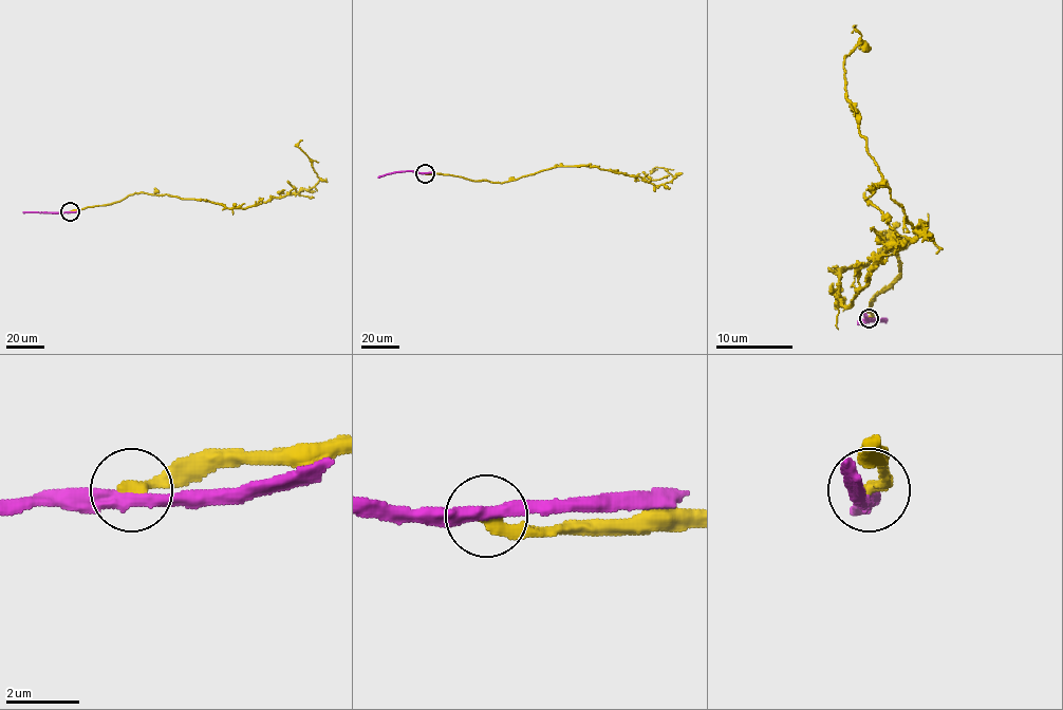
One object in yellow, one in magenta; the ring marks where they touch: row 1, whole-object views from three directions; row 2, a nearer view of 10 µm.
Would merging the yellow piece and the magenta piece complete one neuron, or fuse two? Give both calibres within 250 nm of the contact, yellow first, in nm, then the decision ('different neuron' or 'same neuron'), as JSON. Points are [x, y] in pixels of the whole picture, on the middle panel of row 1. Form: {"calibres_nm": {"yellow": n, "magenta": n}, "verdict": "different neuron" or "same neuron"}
{"calibres_nm": {"yellow": 360, "magenta": 360}, "verdict": "different neuron"}

